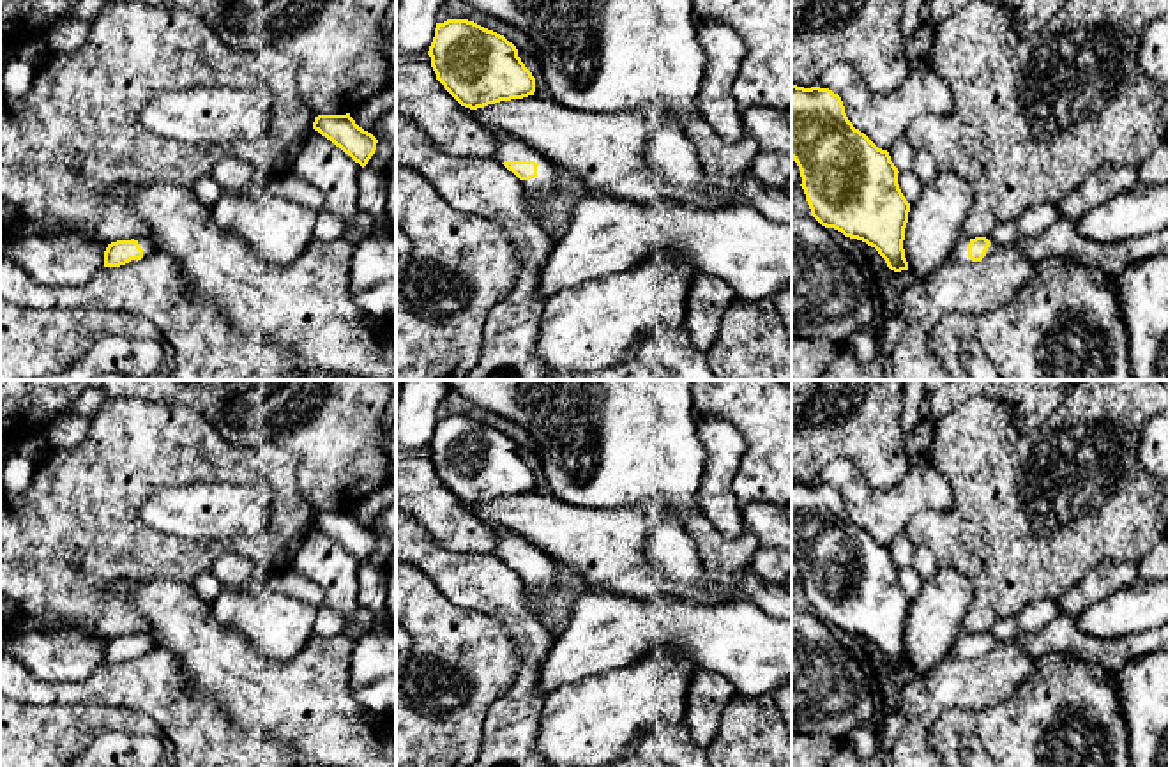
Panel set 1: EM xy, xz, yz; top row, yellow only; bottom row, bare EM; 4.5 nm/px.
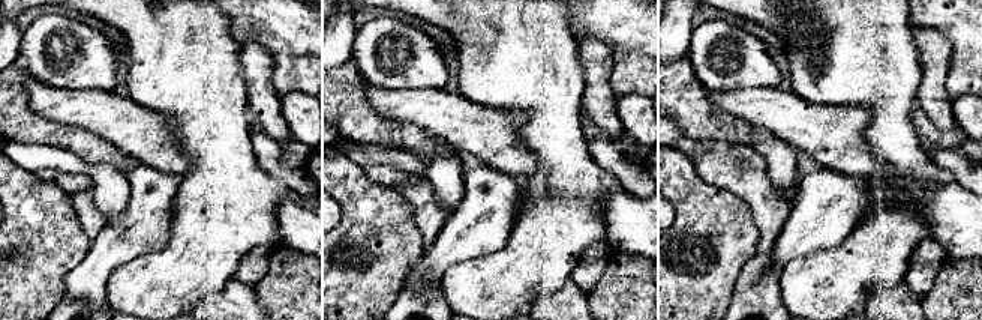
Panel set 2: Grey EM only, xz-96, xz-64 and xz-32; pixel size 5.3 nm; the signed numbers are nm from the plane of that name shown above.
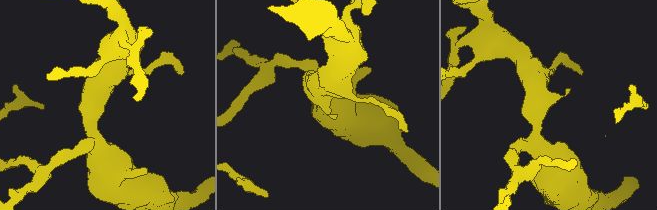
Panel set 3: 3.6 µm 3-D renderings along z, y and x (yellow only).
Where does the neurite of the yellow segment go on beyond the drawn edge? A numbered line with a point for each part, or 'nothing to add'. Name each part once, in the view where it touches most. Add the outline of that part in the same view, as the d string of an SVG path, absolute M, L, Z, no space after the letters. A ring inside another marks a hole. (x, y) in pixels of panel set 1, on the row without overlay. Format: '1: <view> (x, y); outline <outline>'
1: xz (509, 545); outline M493 527L500 535L497 543L495 555L498 558L504 557L535 557L537 573L530 576L521 576L523 585L528 587L535 596L546 596L553 585L555 578L555 562L539 548L527 543L523 537L511 534L507 530L500 530Z

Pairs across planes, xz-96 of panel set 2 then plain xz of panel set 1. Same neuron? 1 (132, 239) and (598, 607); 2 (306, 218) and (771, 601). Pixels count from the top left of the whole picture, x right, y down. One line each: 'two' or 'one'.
1: one
2: two

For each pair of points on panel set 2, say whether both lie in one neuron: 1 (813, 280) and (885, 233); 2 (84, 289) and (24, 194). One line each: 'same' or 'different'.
1: same
2: different

